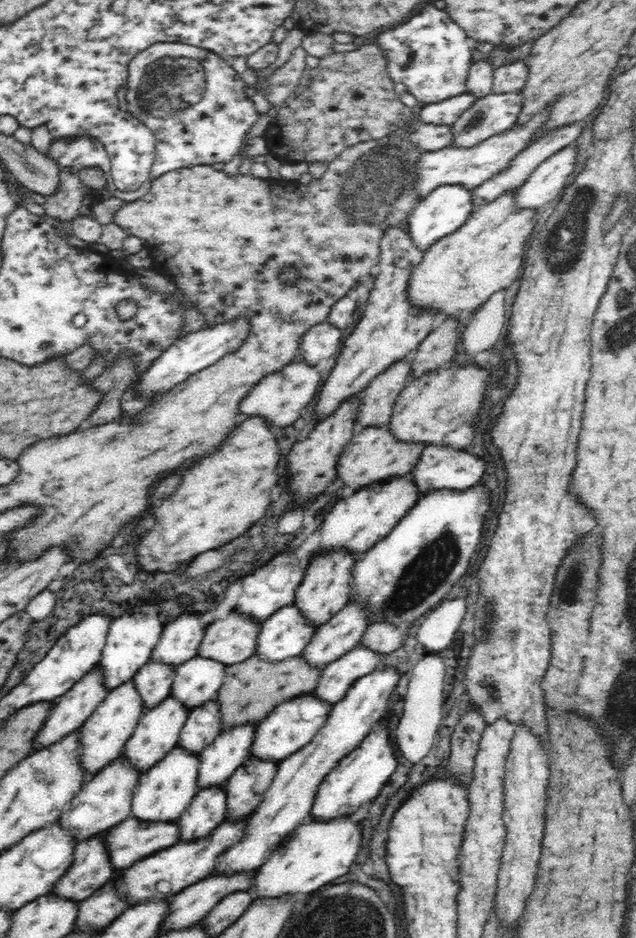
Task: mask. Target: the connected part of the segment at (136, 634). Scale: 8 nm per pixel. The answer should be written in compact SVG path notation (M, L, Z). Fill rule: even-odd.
M155 602L132 606L120 618L112 620L99 663L103 683L108 691L124 684L126 680L131 680L138 670L151 660L153 648L158 644L164 626L166 623L161 620L161 614Z

